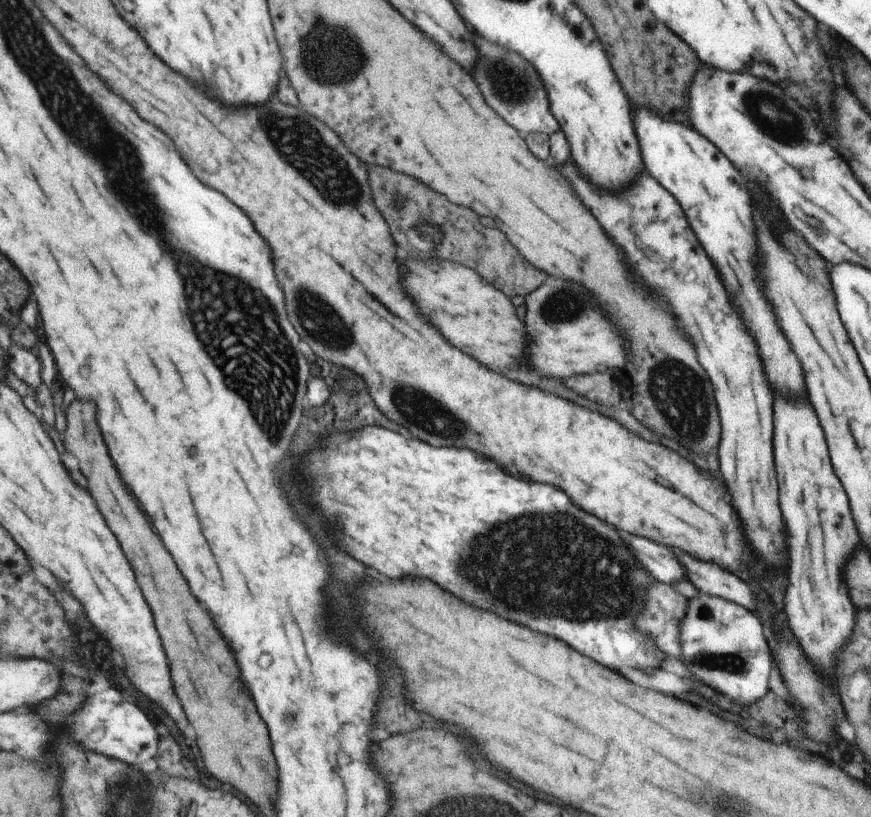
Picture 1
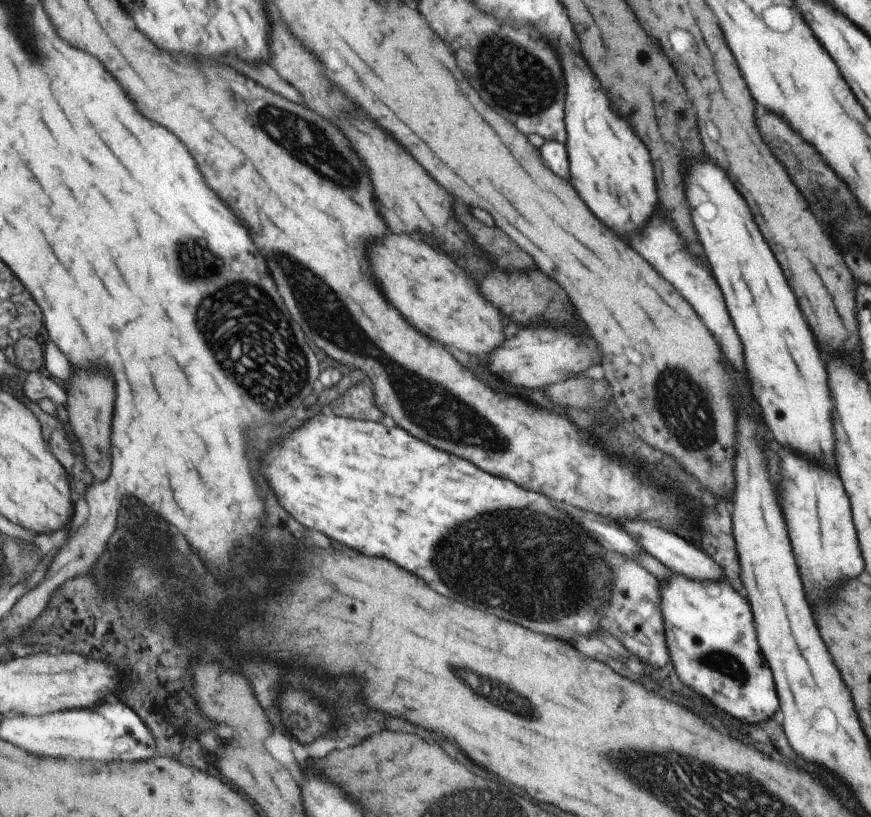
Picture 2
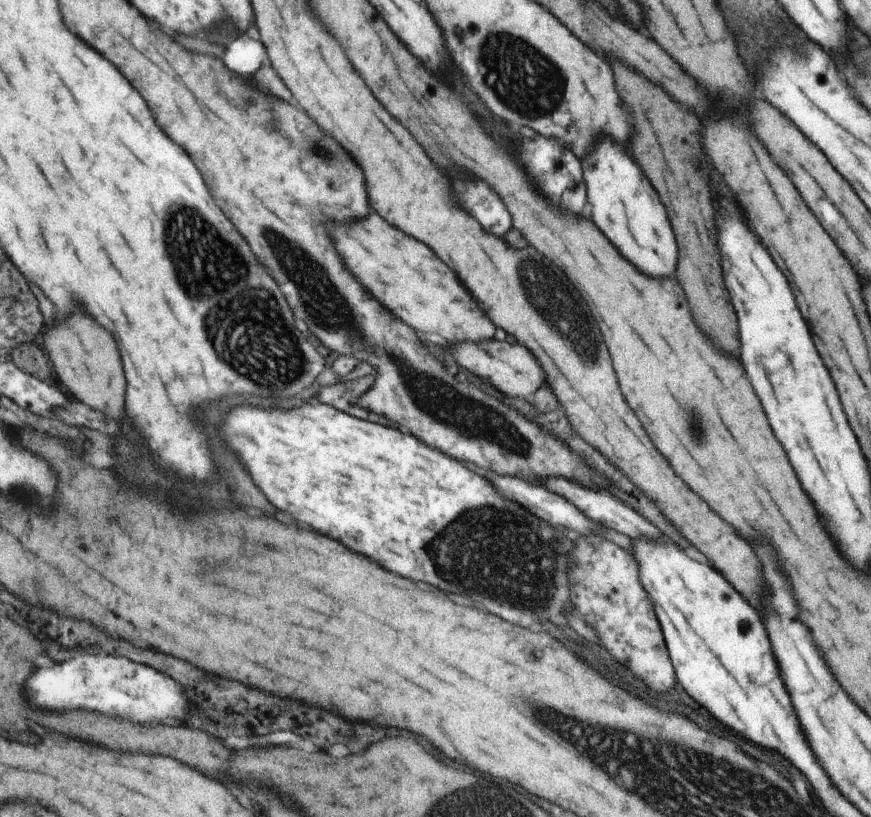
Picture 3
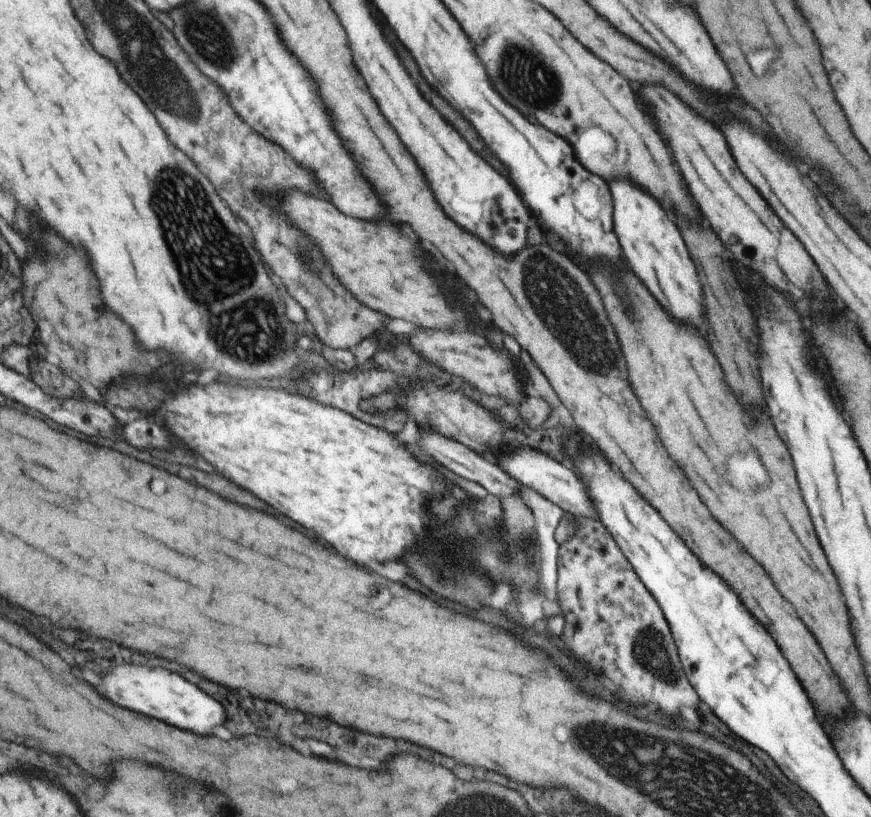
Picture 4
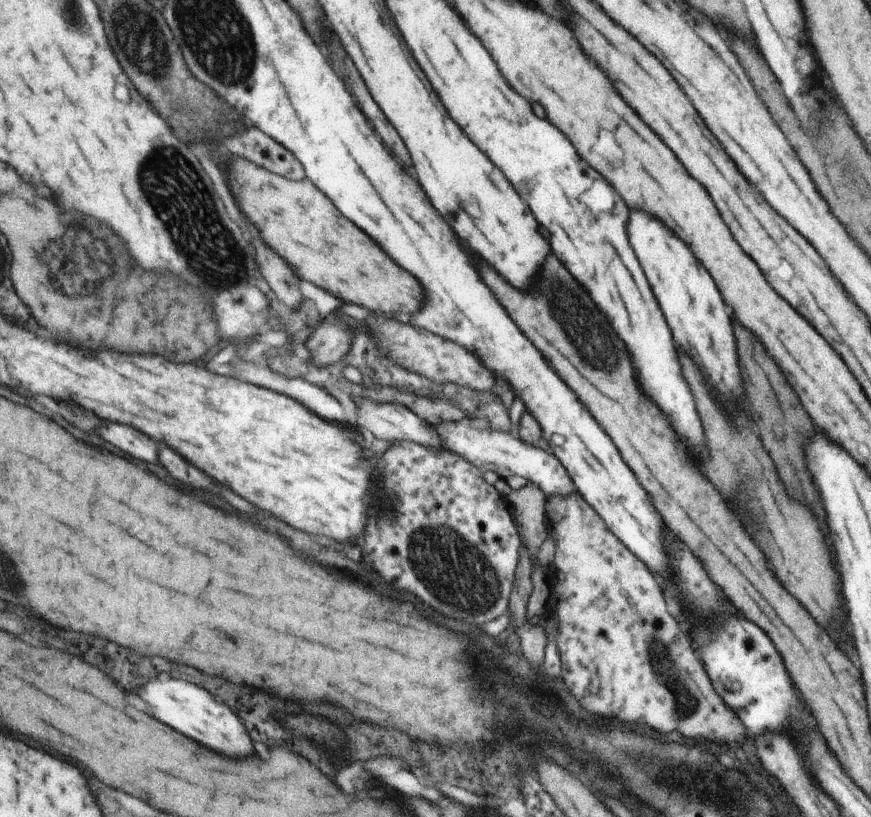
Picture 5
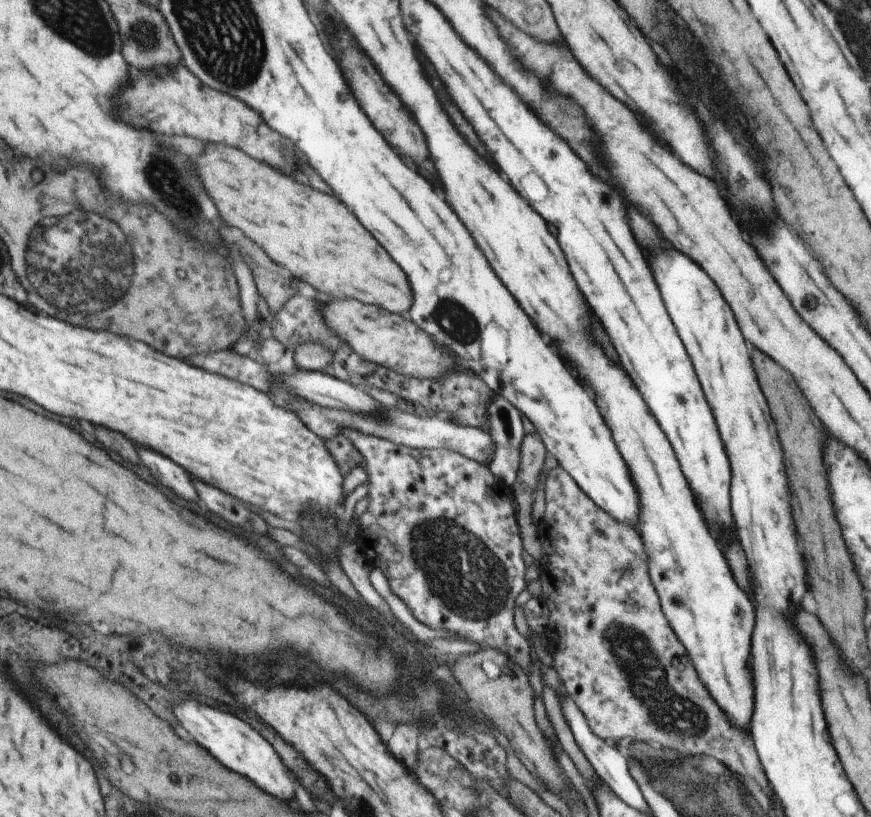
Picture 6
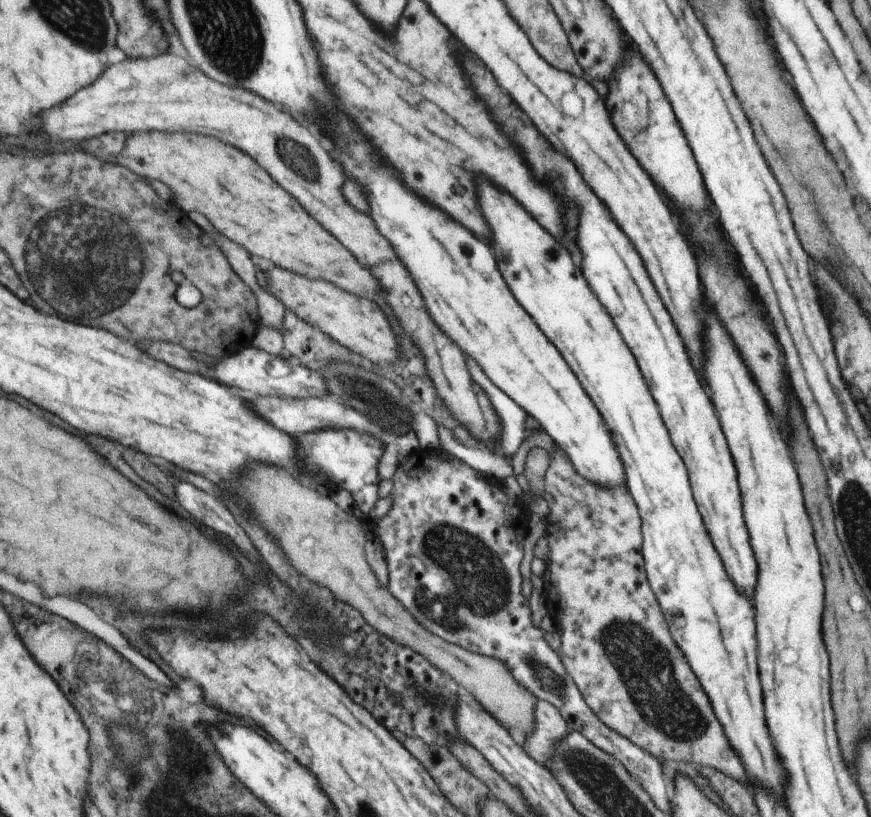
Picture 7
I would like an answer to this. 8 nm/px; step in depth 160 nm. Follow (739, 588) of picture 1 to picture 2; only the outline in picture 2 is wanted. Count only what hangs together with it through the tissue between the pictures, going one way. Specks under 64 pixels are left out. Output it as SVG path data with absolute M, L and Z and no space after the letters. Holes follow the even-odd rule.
M622 520L616 523L631 536L631 538L635 539L635 542L644 552L647 552L647 554L659 560L659 562L669 568L672 573L682 574L691 580L698 580L698 582L705 582L707 578L709 578L709 580L719 580L721 570L715 566L715 562L711 562L703 552L691 548L691 544L683 542L685 536L679 538L679 536L675 536L675 532L673 532L673 534L671 534L671 532L665 532L665 530L661 530L659 526L651 526L651 524L641 522L641 520L631 520L631 522Z

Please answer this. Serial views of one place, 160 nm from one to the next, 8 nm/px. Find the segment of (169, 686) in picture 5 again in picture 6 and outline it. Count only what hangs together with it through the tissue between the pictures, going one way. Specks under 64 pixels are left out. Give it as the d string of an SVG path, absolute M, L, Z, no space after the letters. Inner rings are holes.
M183 702L181 706L177 706L175 714L183 722L185 730L189 734L193 734L193 738L201 746L205 746L217 760L221 760L229 770L249 776L259 788L263 788L265 792L269 792L281 800L295 798L297 782L291 780L289 768L285 766L279 752L251 724L243 722L237 716L231 716L217 708L211 708L211 706L201 706L201 710L199 710L197 702Z

